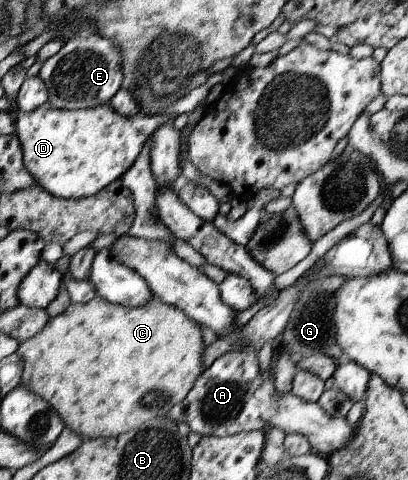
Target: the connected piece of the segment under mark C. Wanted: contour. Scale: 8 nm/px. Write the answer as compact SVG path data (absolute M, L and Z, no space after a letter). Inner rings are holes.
M96 296L86 304L71 302L62 314L50 318L36 336L22 340L16 353L22 357L20 386L46 398L70 430L74 428L78 434L94 439L98 436L109 439L153 418L168 416L173 406L189 395L198 376L205 371L204 351L204 338L197 321L159 297L153 296L150 304L142 308L130 308ZM72 404L78 408L76 416Z

